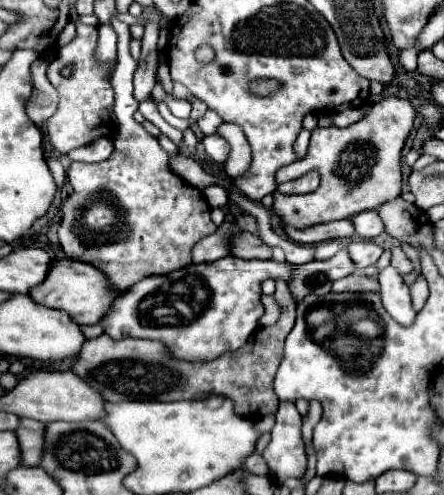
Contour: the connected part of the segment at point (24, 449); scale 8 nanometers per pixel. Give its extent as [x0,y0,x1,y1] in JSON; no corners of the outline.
[15,419,45,467]

